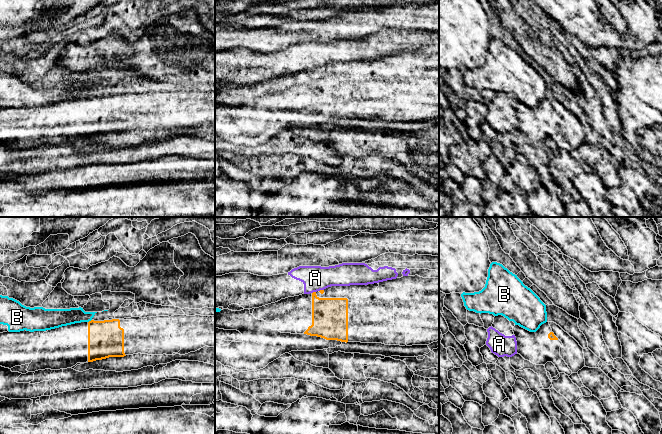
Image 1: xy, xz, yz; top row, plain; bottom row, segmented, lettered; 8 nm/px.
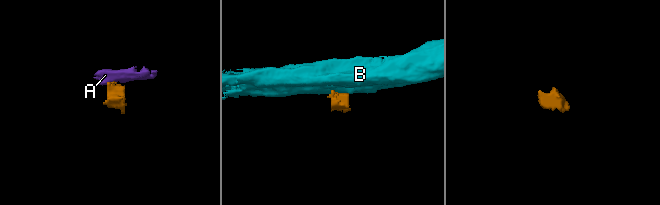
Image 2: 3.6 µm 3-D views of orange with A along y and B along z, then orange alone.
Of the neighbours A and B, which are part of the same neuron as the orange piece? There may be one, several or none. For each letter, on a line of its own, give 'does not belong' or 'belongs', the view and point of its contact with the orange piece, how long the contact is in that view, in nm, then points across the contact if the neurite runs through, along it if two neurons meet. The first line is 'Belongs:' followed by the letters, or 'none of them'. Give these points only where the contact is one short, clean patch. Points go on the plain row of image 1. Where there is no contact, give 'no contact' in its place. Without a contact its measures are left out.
Belongs: none of them
A: does not belong; meets orange in xz at (313, 68); contact 40 nm long; border along xz (315, 67), (312, 69)
B: does not belong; meets orange in xy at (89, 97); contact 40 nm long; border along xy (91, 95), (88, 98)

